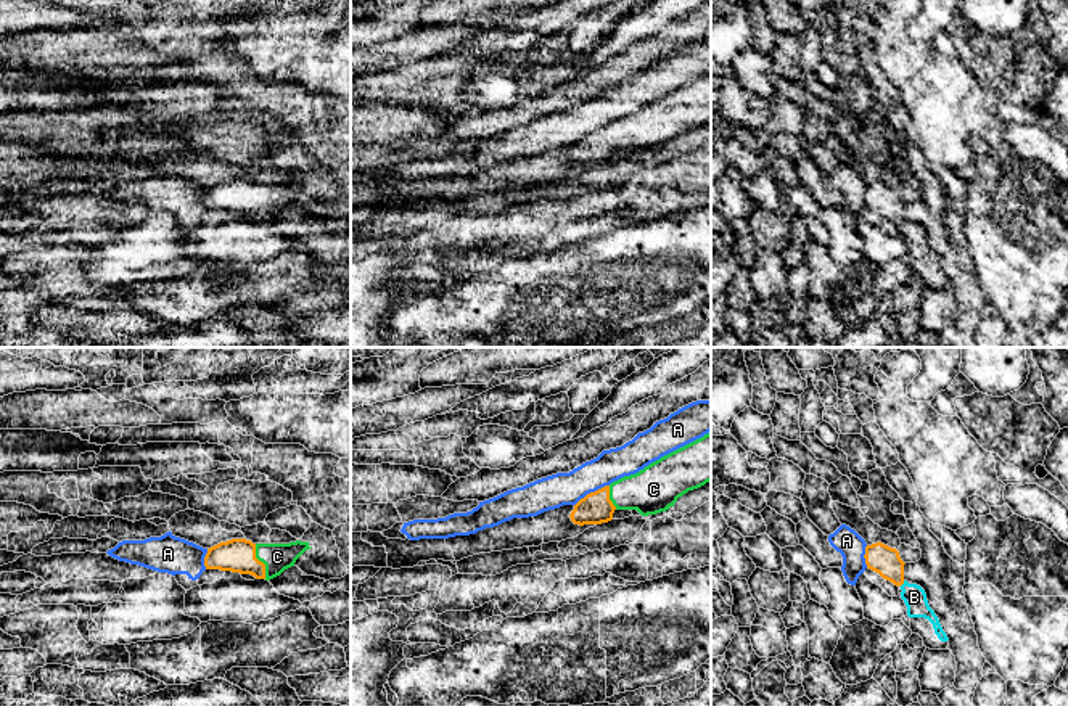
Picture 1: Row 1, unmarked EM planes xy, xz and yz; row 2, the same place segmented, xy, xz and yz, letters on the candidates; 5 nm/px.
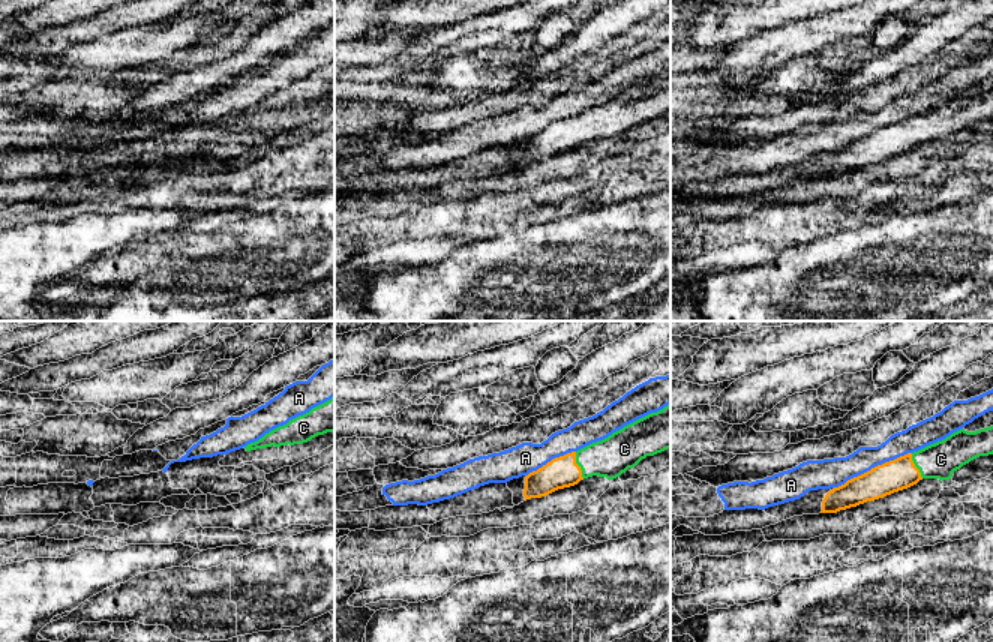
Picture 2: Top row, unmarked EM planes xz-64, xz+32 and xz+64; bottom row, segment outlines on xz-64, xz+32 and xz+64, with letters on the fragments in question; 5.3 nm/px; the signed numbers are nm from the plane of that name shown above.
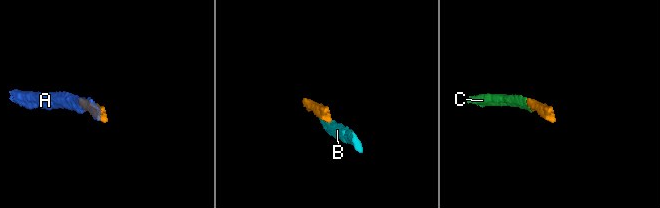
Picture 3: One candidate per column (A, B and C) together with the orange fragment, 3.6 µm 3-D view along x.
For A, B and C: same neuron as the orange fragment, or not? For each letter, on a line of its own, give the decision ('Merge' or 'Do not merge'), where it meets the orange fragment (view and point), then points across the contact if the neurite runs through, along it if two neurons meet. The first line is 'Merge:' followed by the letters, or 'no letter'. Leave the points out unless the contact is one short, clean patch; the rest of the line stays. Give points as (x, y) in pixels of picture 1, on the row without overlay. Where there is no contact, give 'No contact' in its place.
Merge: C
A: Do not merge. Touches orange at xz (591, 132)
B: Do not merge. Touches orange at yz (903, 222). Boundary: yz (904, 221), (901, 225)
C: Merge. Touches orange at xy (261, 201). Path across: xy (238, 195), (261, 201), (277, 197)

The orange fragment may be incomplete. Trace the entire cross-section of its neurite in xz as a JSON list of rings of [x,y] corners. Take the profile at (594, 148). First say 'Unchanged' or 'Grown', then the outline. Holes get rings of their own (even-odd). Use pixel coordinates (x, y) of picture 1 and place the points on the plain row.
Grown. [[[711,71],[661,96],[635,114],[581,138],[569,158],[574,164],[602,164],[616,150],[637,150],[642,156],[674,146],[679,137],[711,121]]]

